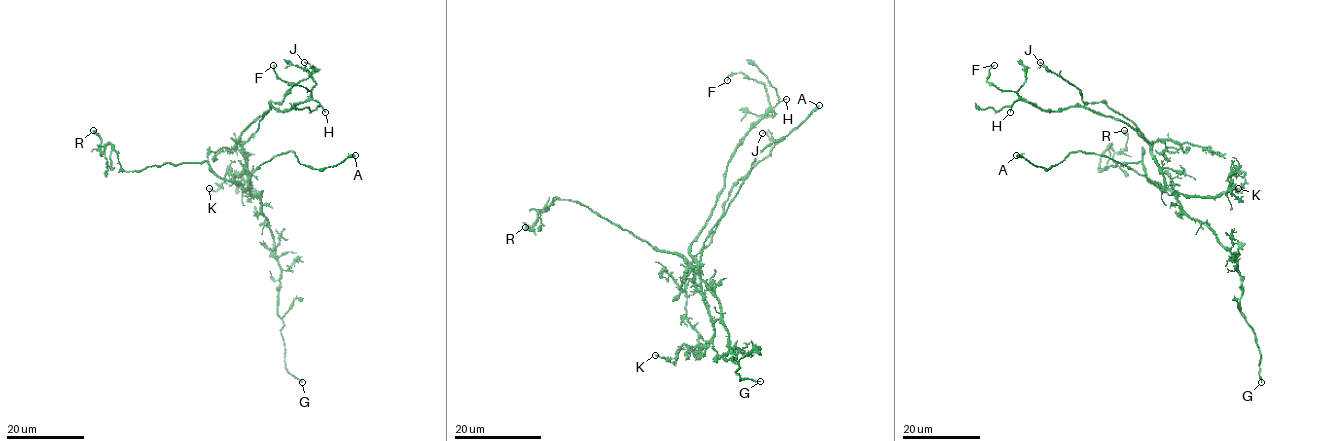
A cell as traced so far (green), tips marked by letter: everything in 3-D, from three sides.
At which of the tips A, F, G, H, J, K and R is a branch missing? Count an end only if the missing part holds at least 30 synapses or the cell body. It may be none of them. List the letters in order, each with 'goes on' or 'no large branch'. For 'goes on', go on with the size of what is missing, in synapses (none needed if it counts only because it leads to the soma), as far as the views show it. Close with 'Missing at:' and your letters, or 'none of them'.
A: no large branch
F: no large branch
G: goes on
H: no large branch
J: no large branch
K: no large branch
R: no large branch
Missing at: G

